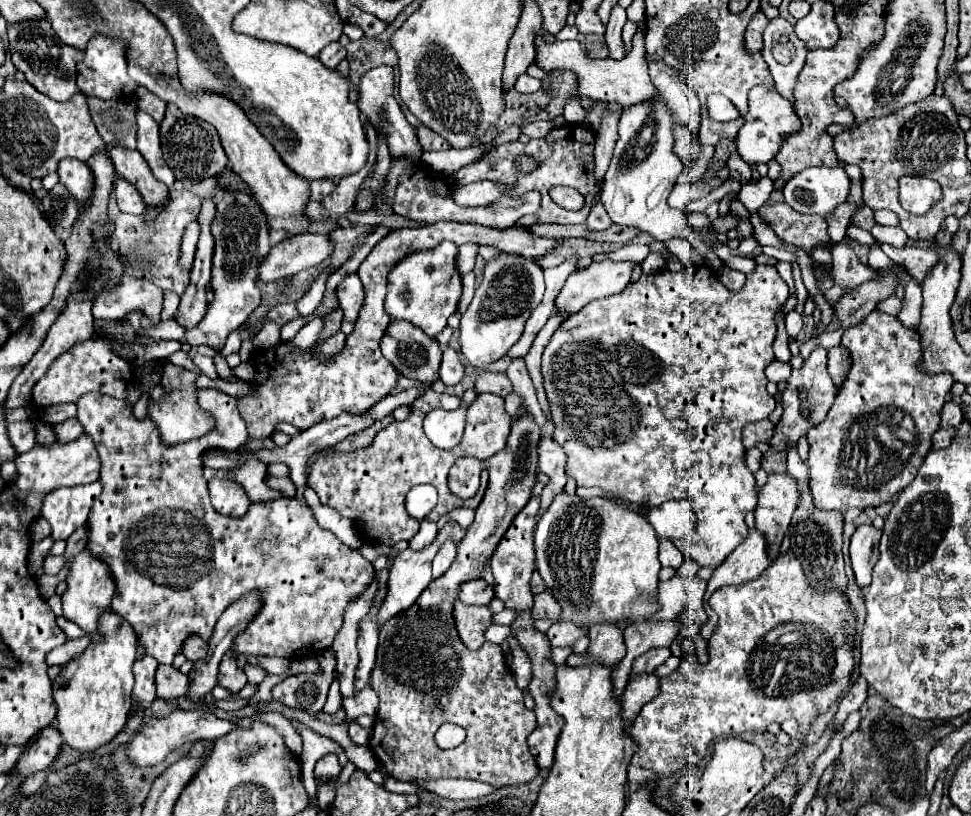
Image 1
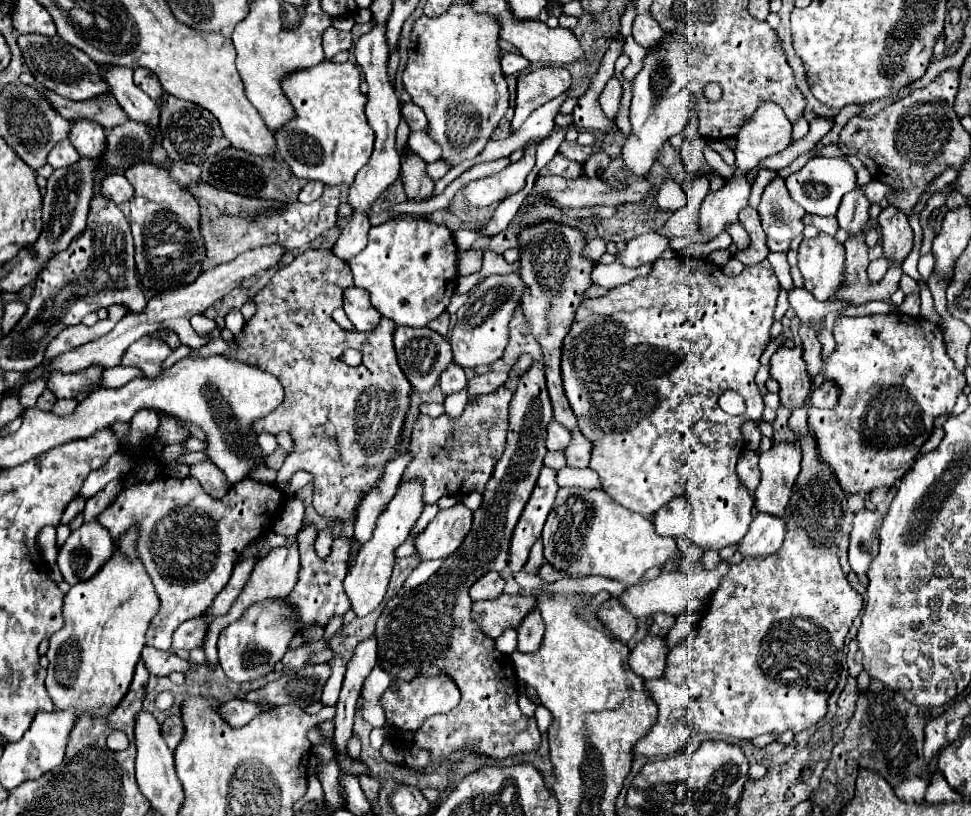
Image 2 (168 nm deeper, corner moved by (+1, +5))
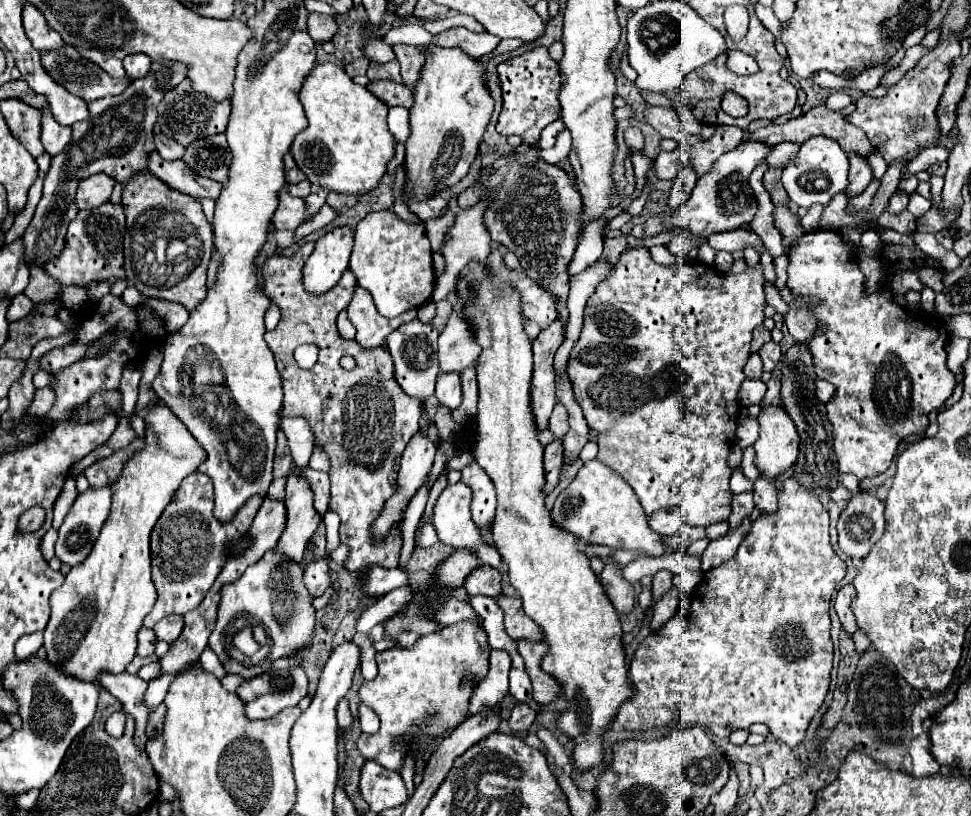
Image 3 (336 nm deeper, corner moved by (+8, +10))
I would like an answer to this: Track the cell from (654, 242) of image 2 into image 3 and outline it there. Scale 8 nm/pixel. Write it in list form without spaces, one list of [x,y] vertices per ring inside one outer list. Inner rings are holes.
[[[742,141],[740,147],[736,147],[728,155],[722,155],[720,159],[716,159],[712,169],[696,181],[690,199],[686,201],[686,205],[678,213],[668,213],[666,219],[662,219],[658,215],[658,217],[650,217],[646,221],[646,225],[644,225],[646,235],[644,237],[652,237],[652,235],[660,233],[662,221],[666,221],[668,225],[686,229],[694,237],[700,237],[700,239],[706,239],[708,235],[714,235],[714,233],[734,231],[734,229],[740,229],[744,223],[750,223],[758,211],[758,203],[754,197],[754,191],[750,189],[750,185],[746,181],[748,181],[750,173],[754,171],[754,167],[758,165],[758,161],[768,155],[768,151],[770,151],[768,145]]]

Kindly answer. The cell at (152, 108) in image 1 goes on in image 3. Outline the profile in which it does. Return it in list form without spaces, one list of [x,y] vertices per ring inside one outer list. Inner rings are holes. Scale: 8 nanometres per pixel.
[[[134,53],[134,55],[126,55],[122,59],[124,63],[124,71],[130,79],[140,79],[144,77],[148,71],[150,71],[150,57],[144,55],[144,53]]]

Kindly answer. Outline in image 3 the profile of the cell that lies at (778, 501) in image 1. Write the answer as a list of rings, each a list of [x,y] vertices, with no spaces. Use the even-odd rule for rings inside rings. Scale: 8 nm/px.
[[[782,403],[764,405],[756,419],[760,423],[760,435],[754,443],[754,465],[760,475],[778,479],[796,461],[800,435]]]

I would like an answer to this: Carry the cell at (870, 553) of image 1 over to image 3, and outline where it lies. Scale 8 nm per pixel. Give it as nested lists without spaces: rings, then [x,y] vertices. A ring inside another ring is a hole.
[[[858,491],[838,519],[838,543],[848,557],[866,557],[876,541],[884,535],[884,503],[868,493]]]

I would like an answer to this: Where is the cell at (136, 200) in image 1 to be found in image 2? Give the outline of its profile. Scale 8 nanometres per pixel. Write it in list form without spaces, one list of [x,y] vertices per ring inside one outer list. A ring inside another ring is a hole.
[[[111,174],[111,176],[107,176],[107,180],[103,180],[103,194],[109,200],[113,200],[115,204],[121,204],[121,202],[129,202],[131,200],[133,188],[125,180],[123,174]]]

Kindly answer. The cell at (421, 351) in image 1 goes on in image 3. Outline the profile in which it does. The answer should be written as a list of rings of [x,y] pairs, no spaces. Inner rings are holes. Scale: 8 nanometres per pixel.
[[[418,319],[404,323],[392,335],[388,335],[386,347],[394,359],[394,379],[412,397],[428,399],[434,395],[436,377],[440,373],[436,363],[436,339],[438,331],[430,323],[422,323]]]

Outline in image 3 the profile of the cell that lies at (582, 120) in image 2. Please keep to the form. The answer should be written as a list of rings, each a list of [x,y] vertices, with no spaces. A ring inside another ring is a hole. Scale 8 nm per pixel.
[[[632,153],[632,165],[636,171],[636,179],[638,179],[638,189],[644,185],[644,177],[654,169],[654,159],[644,157],[642,153]]]

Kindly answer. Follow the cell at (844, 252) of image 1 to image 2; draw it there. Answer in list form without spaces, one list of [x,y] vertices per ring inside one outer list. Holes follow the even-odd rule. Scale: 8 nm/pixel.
[[[859,188],[843,196],[839,212],[837,212],[837,220],[839,220],[839,226],[849,234],[849,238],[863,232],[869,220],[869,206],[871,206],[869,200],[861,194]]]

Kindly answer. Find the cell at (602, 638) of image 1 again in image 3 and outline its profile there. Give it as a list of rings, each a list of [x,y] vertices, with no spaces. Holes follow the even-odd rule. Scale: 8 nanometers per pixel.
[[[614,561],[606,563],[604,571],[600,573],[600,583],[604,585],[612,605],[616,607],[616,611],[618,613],[630,613],[634,607],[636,591],[634,591],[634,585],[624,579],[622,569],[624,567],[620,563],[614,563]]]

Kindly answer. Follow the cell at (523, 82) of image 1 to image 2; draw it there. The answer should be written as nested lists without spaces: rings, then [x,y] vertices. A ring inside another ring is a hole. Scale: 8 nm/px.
[[[501,49],[501,68],[503,68],[503,74],[505,76],[517,76],[521,74],[523,70],[527,70],[531,64],[521,56],[514,53],[510,53],[506,50]]]

